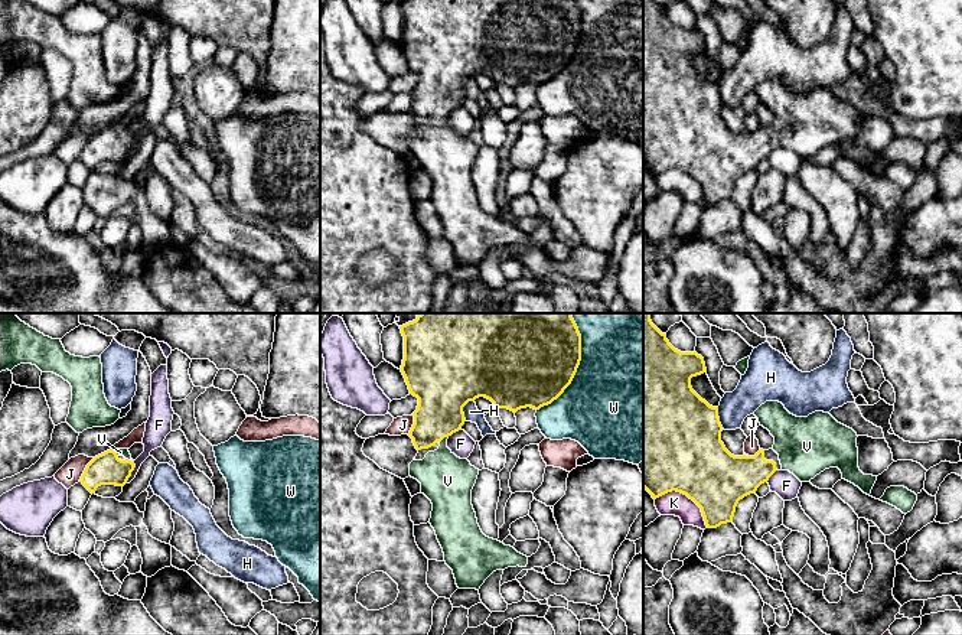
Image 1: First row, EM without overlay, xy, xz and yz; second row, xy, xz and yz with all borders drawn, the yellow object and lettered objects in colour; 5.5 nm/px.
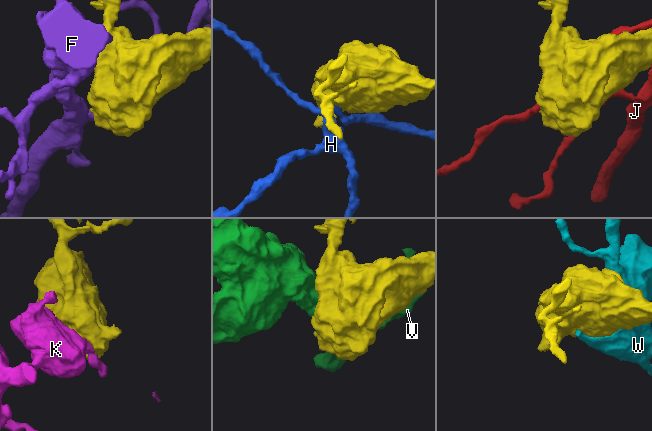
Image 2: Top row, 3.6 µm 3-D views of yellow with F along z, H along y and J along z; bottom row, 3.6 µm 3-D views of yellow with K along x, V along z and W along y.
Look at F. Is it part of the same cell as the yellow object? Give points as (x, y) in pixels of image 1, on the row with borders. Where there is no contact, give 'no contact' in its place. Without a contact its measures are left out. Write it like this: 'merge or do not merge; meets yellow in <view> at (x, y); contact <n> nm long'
do not merge; meets yellow in xy at (131, 471); contact 130 nm long

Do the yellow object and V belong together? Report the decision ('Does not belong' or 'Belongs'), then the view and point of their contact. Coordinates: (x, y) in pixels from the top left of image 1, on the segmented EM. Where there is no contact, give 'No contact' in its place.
Belongs. Touches yellow at xz (443, 438)

